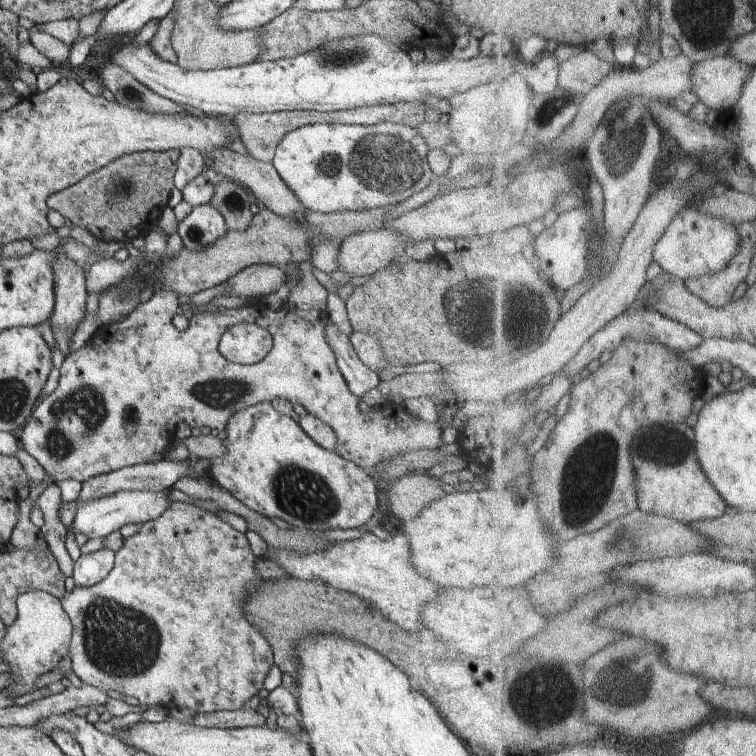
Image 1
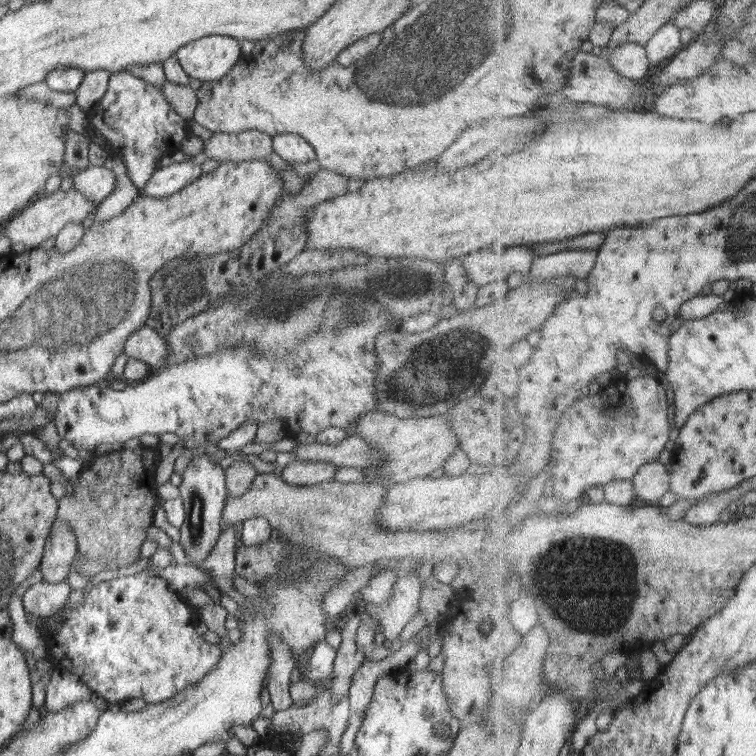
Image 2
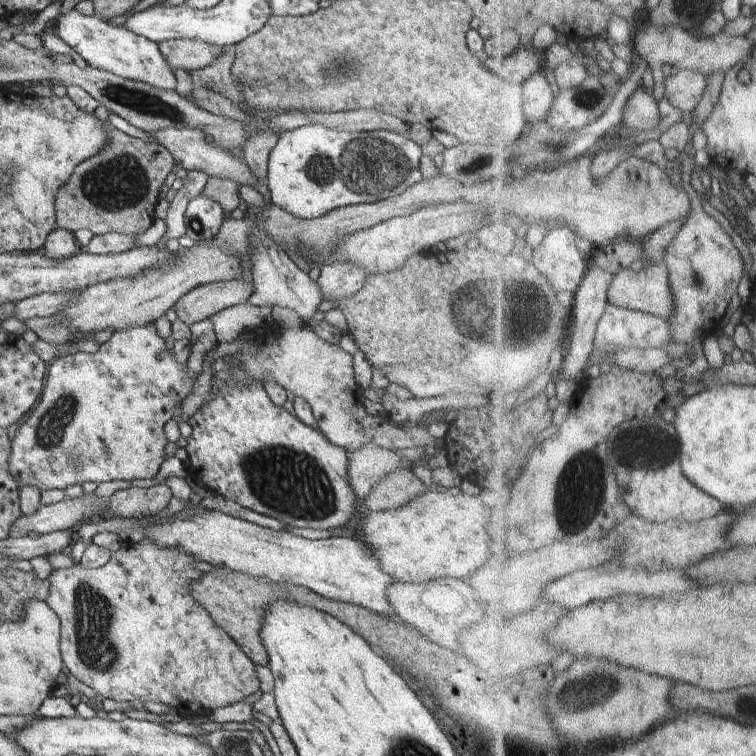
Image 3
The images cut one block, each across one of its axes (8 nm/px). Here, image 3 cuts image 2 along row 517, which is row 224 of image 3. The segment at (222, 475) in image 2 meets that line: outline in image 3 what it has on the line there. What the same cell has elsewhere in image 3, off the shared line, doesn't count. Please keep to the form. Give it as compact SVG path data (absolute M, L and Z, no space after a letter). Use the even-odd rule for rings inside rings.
M199 194L187 205L184 218L186 235L195 243L214 239L226 217L218 202Z

